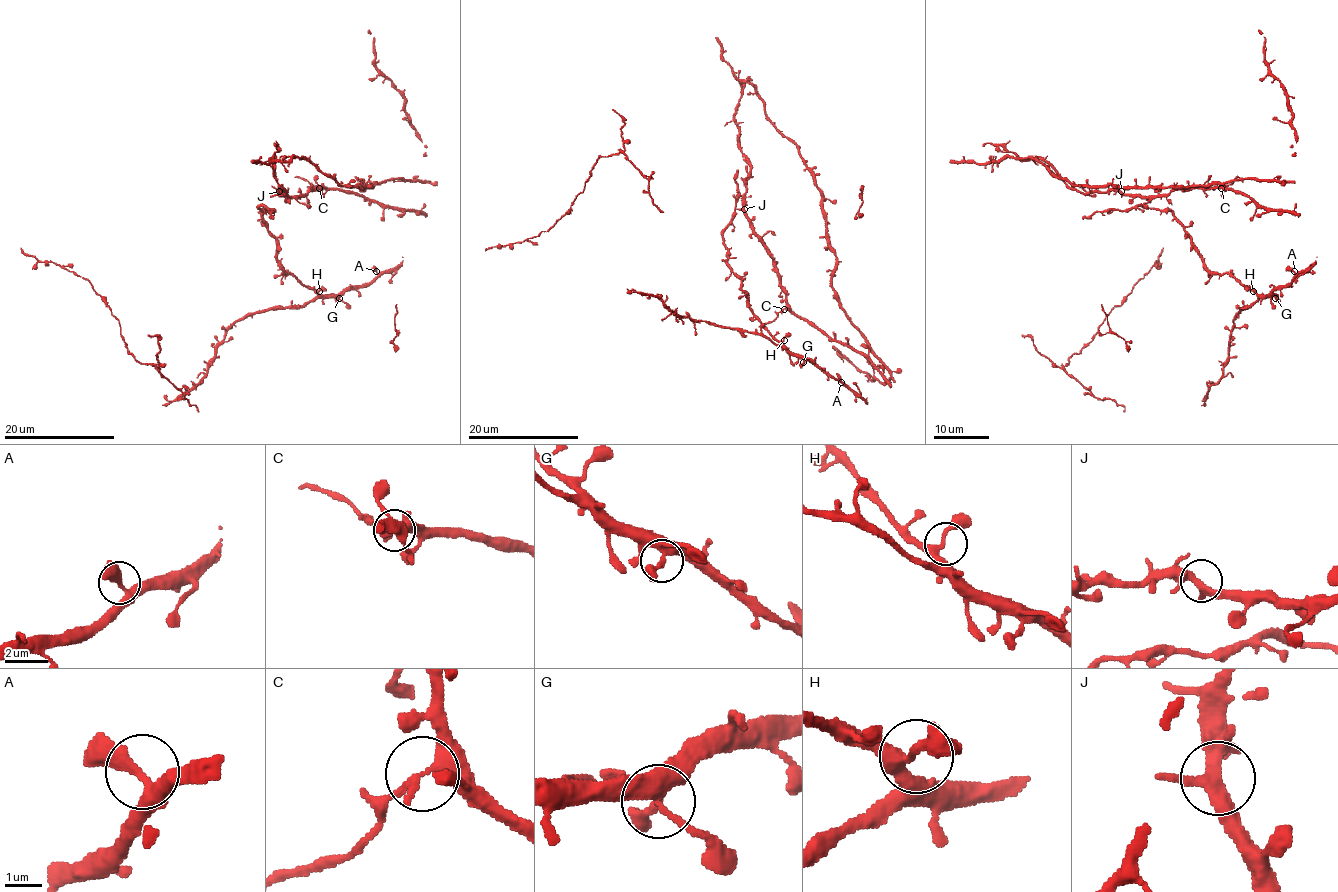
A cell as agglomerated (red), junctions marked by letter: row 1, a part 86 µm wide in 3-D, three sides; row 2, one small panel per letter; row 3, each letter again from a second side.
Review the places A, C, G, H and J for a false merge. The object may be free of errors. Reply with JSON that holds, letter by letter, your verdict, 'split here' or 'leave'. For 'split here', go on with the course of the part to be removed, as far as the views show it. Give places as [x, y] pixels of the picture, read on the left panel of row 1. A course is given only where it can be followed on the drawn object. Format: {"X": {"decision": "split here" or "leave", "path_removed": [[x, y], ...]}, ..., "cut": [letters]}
{"A": {"decision": "leave"}, "C": {"decision": "split here", "path_removed": [[319, 188], [295, 176]]}, "G": {"decision": "leave"}, "H": {"decision": "leave"}, "J": {"decision": "leave"}, "cut": ["C"]}

